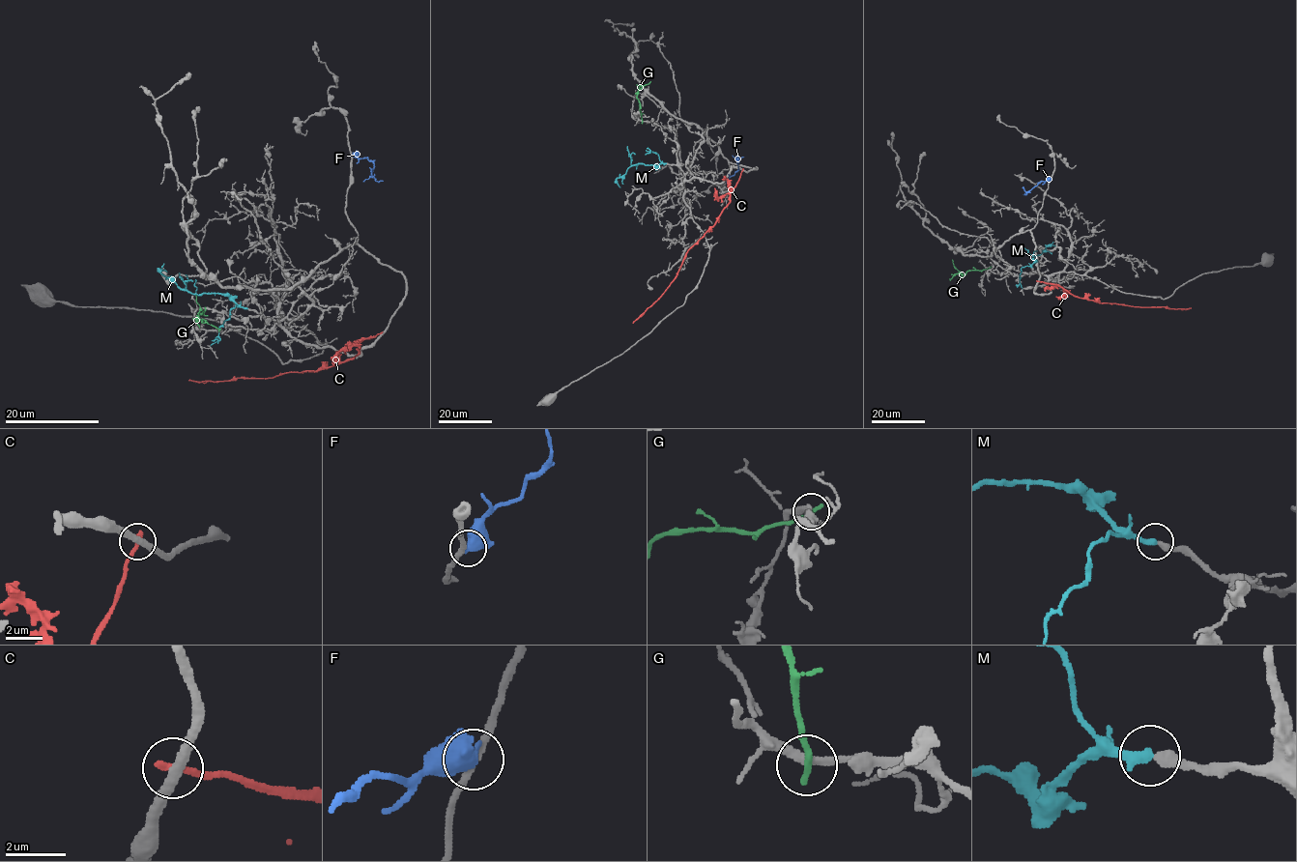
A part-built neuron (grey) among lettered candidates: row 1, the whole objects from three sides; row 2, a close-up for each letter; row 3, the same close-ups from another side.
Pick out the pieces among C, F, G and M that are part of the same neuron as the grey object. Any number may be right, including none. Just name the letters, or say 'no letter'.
M

